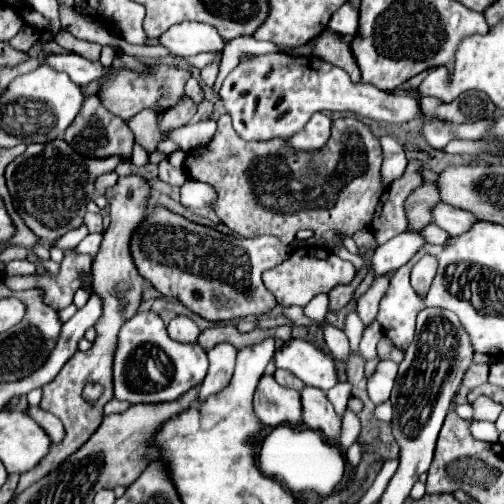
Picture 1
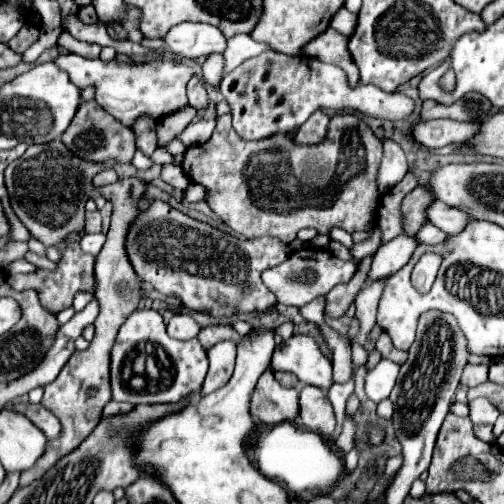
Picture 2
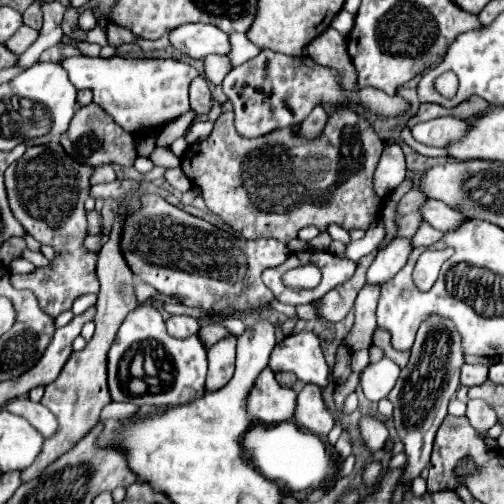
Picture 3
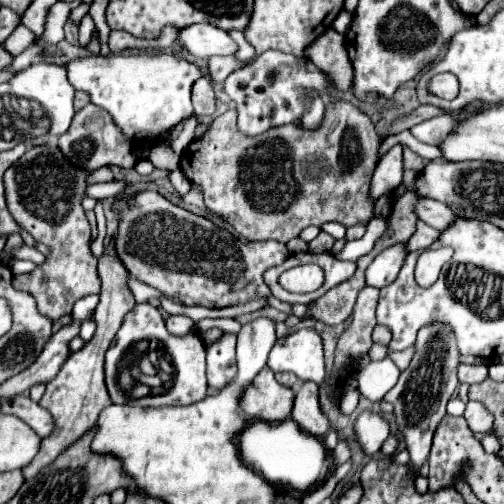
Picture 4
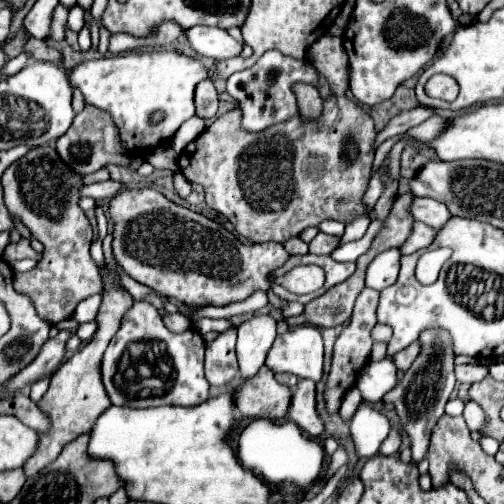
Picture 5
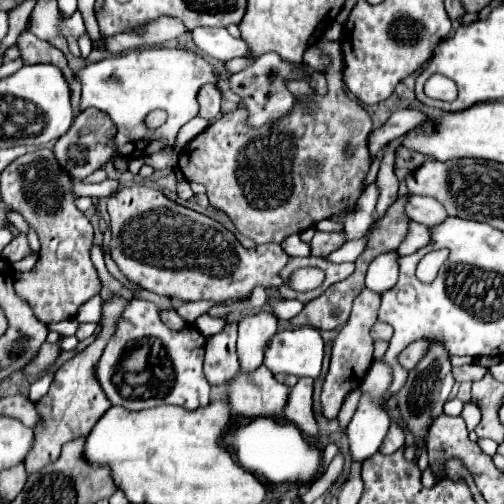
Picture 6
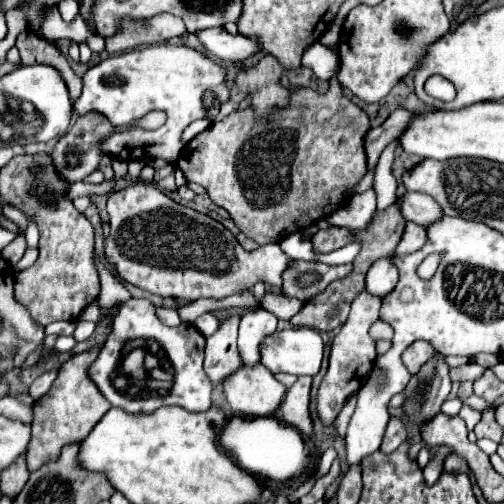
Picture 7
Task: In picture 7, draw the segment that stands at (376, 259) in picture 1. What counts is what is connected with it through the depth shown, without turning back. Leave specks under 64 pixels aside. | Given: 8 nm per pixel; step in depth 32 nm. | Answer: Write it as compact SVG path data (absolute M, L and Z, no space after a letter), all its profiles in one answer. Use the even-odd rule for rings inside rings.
M384 258L372 264L366 276L366 292L378 298L384 298L386 292L392 292L396 282L398 282L398 270L392 266L390 258Z

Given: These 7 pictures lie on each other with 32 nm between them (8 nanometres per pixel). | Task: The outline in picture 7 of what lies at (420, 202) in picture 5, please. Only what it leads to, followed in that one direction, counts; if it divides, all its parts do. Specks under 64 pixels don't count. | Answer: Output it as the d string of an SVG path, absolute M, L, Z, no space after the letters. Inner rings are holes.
M406 192L398 200L400 200L400 212L402 212L404 220L408 220L408 222L428 226L444 214L440 210L440 206L436 204L436 200L432 200L432 196L428 196L428 194Z

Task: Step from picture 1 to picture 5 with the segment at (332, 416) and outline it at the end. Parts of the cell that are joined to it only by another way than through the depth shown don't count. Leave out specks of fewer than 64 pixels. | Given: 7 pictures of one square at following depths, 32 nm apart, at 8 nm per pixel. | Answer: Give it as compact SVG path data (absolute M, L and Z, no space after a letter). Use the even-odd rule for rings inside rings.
M300 380L292 392L292 404L288 408L288 418L300 426L312 438L318 438L324 430L324 424L316 412L316 388L312 380Z

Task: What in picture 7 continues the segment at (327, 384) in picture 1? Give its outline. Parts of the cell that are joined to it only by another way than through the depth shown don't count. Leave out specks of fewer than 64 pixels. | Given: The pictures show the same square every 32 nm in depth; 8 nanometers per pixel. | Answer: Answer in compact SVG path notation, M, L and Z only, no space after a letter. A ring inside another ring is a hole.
M290 328L274 332L260 348L260 362L272 372L314 376L322 362L322 338L312 328Z

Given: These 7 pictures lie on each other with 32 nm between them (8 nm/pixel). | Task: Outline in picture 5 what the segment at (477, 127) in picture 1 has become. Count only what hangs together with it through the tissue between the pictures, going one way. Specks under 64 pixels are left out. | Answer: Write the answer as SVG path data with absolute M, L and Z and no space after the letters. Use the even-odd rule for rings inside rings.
M430 116L426 122L422 122L420 126L410 130L410 136L420 138L420 140L432 140L436 138L442 130L446 128L446 118L442 116Z

